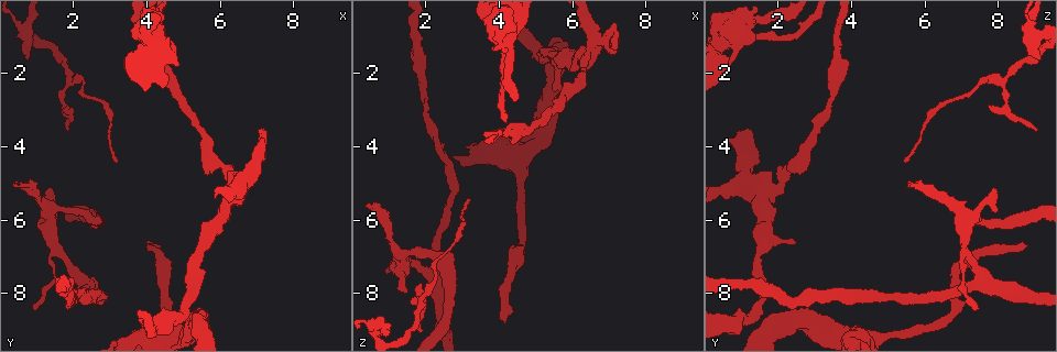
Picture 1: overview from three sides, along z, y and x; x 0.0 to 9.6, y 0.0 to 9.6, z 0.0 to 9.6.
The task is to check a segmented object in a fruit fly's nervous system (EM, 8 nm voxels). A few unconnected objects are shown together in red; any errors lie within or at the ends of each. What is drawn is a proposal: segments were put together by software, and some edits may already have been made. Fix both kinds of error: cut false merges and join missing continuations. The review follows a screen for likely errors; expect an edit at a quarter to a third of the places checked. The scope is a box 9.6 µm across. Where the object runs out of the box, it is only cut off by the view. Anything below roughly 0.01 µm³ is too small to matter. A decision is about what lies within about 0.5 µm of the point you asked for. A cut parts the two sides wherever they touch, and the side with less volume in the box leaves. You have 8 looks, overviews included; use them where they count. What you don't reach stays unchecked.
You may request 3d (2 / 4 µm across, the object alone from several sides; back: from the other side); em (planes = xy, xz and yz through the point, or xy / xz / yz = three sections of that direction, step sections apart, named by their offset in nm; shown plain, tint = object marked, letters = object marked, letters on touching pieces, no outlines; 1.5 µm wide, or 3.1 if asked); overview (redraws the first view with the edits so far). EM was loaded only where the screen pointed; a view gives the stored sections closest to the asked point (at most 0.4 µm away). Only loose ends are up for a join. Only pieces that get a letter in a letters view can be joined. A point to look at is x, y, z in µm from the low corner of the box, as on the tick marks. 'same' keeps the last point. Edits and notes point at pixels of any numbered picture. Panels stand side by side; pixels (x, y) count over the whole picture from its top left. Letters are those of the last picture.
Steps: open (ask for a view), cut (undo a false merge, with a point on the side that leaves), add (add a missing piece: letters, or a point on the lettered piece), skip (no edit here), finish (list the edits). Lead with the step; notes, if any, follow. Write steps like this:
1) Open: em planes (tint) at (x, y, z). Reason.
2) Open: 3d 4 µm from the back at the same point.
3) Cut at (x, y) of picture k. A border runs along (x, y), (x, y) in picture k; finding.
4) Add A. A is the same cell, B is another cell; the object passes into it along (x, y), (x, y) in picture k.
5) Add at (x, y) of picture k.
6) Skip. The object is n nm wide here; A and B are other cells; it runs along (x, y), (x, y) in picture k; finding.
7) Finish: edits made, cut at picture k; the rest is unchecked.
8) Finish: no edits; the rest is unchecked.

Open: 3d 4 µm at (4.10, 0.80, 1.15). Arms run side by side.

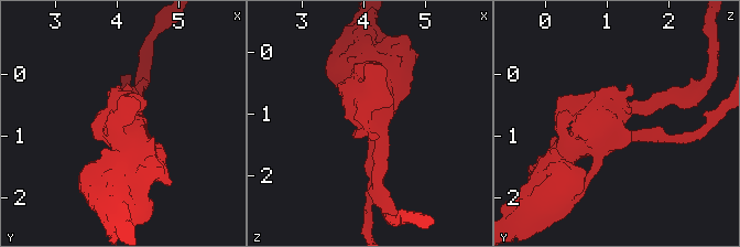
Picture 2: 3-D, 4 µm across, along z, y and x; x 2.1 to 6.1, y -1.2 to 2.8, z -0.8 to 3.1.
Open: em planes (letters) at (4.15, 0.80, 1.05).

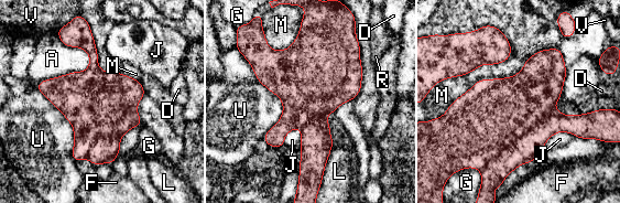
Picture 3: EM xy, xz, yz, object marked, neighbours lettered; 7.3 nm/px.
Cut at (524, 150) of picture 3. A, D, F, G, J, L, M, R, U and V are other cells; the part that leaves runs along (586, 116), (552, 124), (497, 160) in picture 3; a second neuron is stuck on.

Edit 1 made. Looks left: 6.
Open: overview.

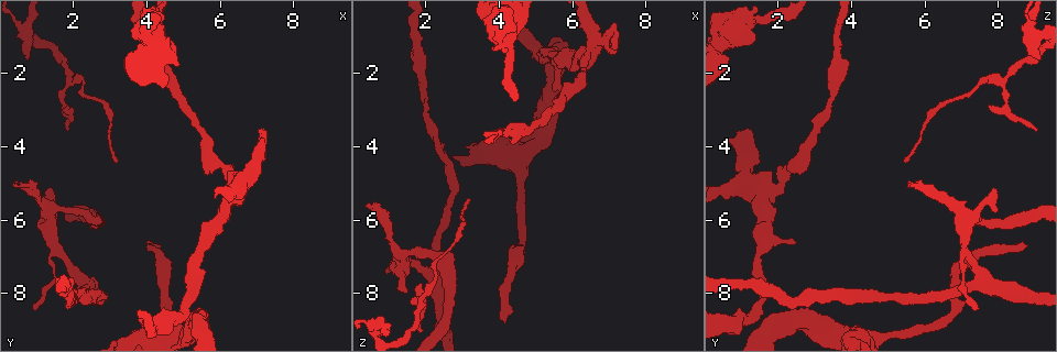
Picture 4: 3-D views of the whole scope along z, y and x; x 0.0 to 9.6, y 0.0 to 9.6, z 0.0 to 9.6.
Open: 3d 2 µm at (1.40, 5.80, 6.95). Four arms meet.

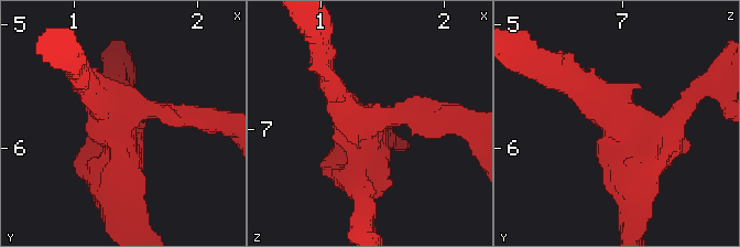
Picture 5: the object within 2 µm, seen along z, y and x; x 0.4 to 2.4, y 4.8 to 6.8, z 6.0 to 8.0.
Open: em xy step 8 (letters) at (1.36, 5.74, 6.92).

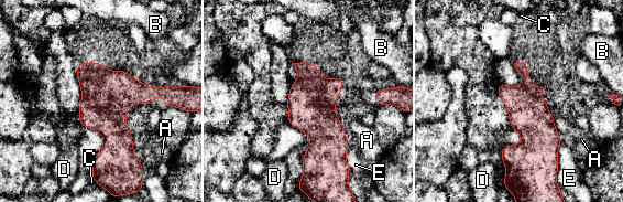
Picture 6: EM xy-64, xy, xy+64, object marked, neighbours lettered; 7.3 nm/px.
Cut at (115, 91) of picture 6. A, B, C, D and E are other cells; 4 arms meet here; the part that leaves runs along (79, 65), (115, 91), (178, 94) in picture 6; two neurons meet here.

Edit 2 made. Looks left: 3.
Open: overview.

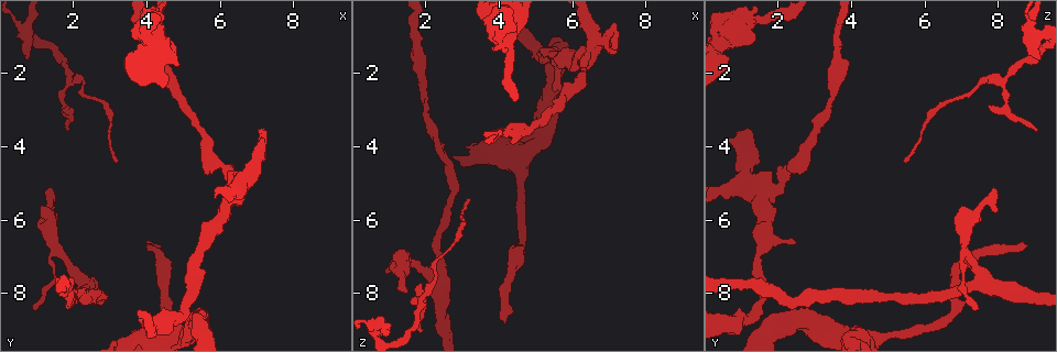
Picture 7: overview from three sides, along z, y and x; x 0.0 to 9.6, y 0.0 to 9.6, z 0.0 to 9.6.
Open: 3d 2 µm from the back at (4.05, 6.65, 8.60). Branch stops here.

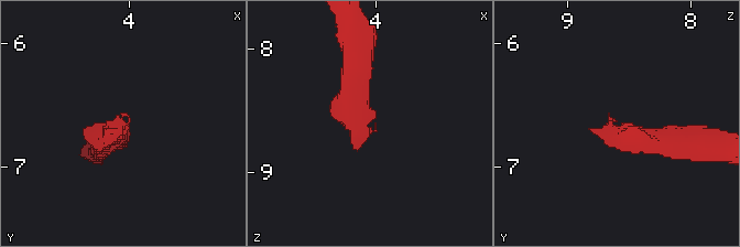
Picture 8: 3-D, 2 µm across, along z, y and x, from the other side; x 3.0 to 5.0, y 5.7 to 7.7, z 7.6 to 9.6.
Open: em planes (letters) at (4.00, 6.62, 8.68).

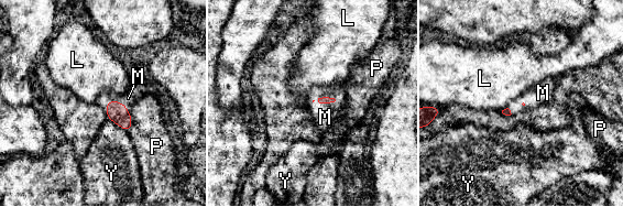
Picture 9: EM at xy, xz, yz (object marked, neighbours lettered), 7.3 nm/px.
Add M. M is the same cell, L, P and Y are other cells; the object passes into it along (325, 99), (326, 102), (325, 117) in picture 9; the neuron continues.

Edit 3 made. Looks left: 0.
Finish: edits made, cut at picture 3, cut at picture 6, add at picture 9; the rest is unchecked.

